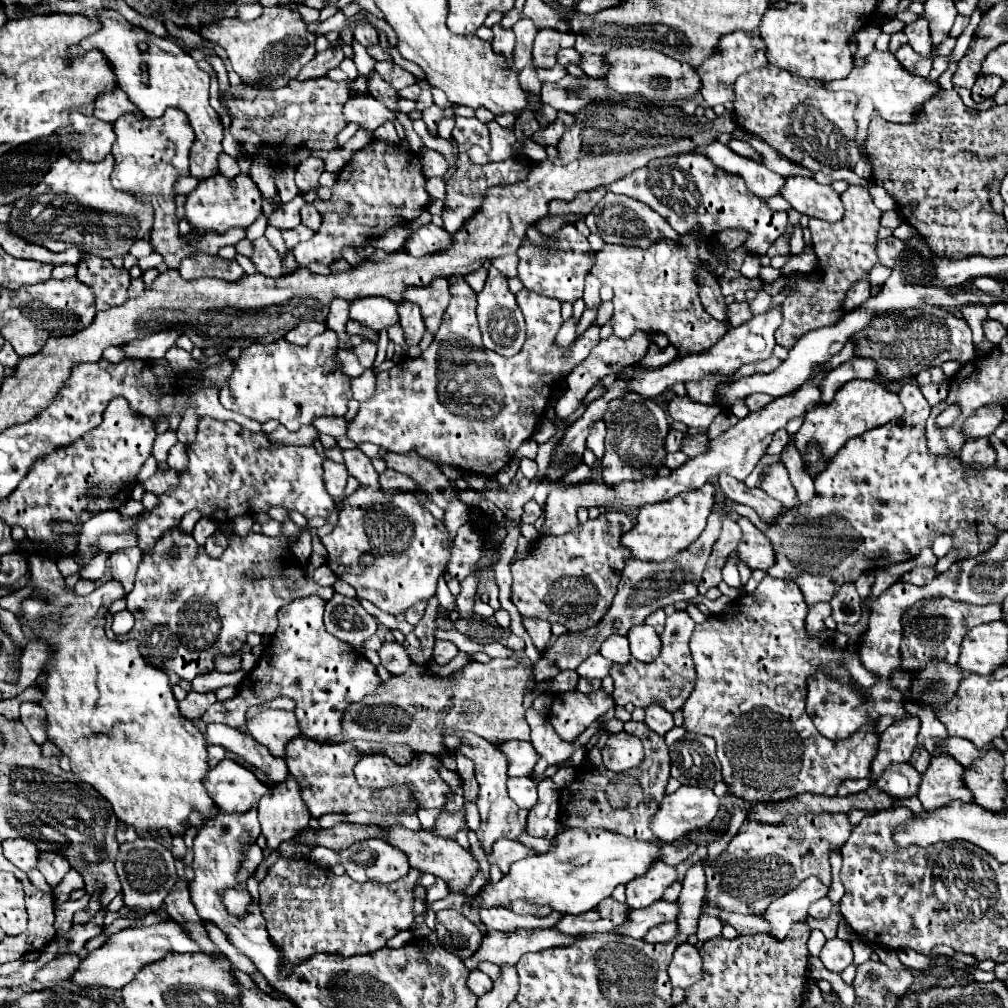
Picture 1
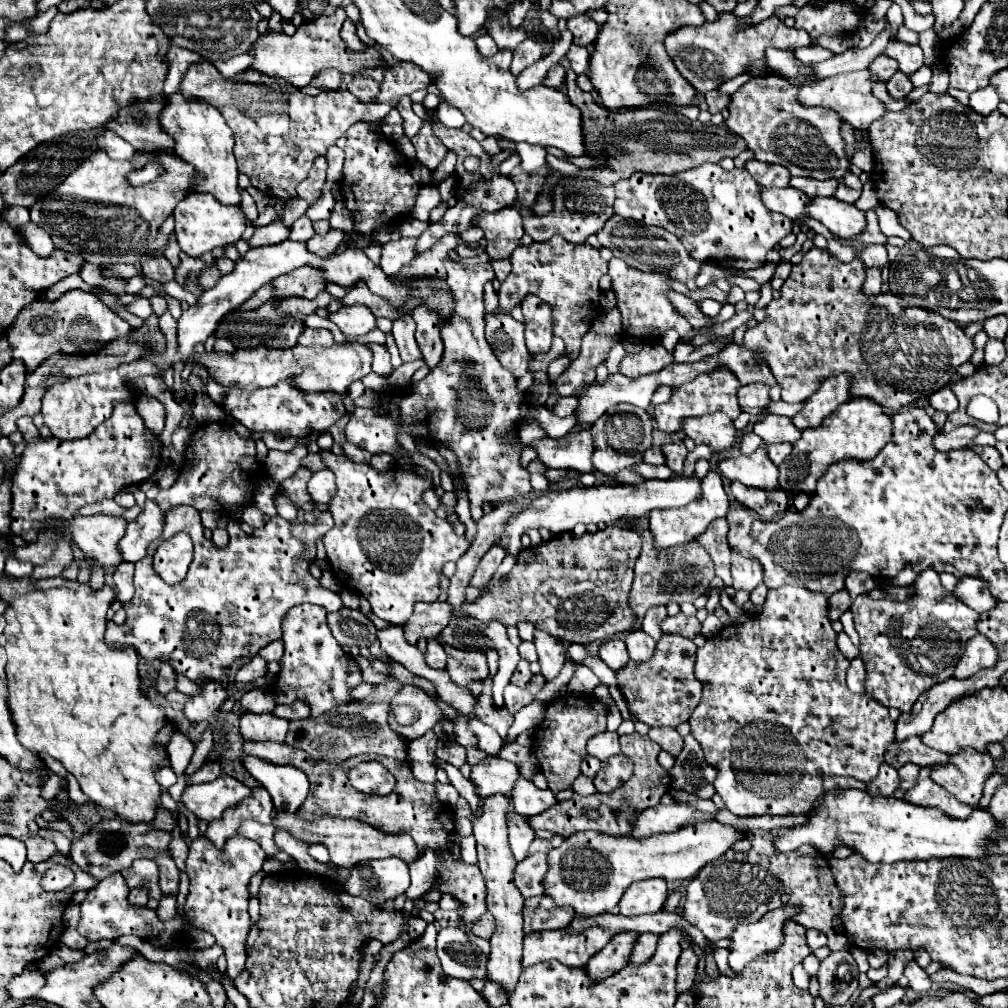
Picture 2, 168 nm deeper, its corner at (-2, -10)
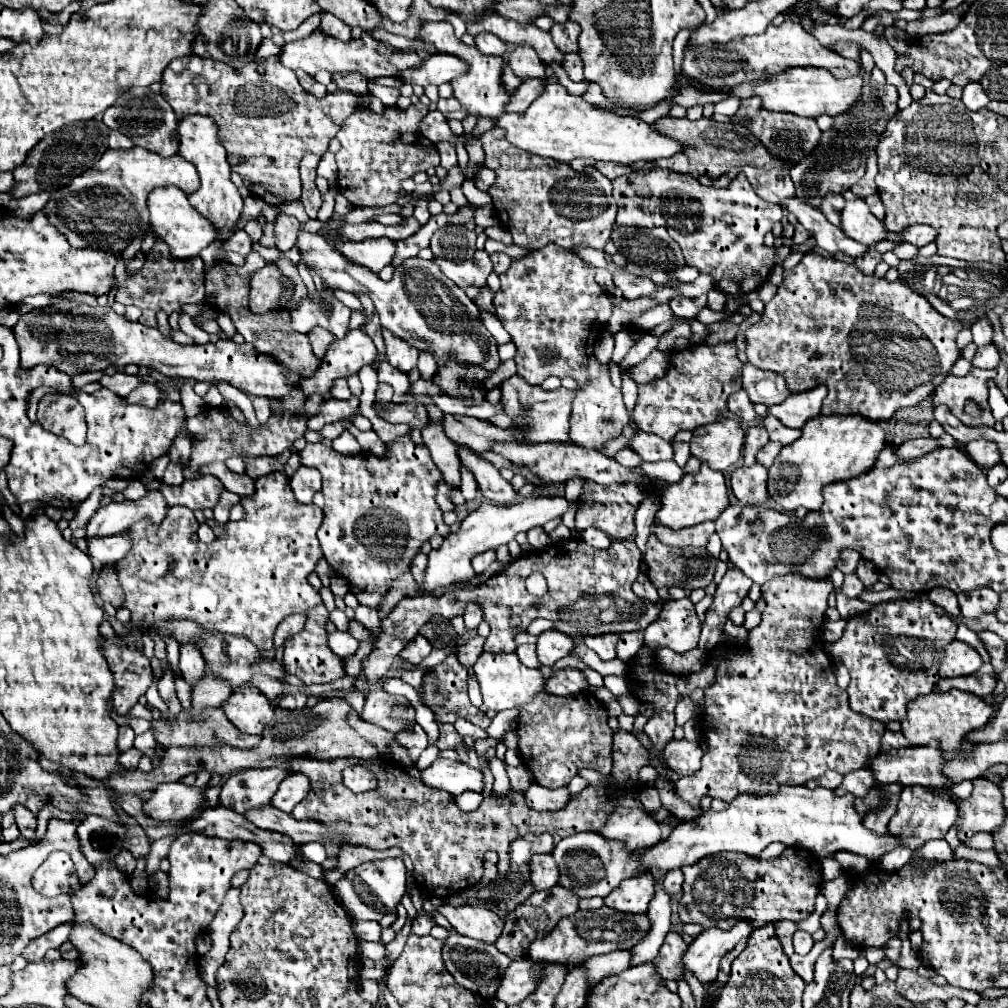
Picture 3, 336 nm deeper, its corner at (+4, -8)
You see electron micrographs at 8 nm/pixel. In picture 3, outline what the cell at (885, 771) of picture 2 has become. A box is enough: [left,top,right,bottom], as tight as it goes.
[836,768,876,798]

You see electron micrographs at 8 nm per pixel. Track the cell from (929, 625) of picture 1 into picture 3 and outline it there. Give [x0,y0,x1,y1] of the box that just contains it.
[826,594,956,722]

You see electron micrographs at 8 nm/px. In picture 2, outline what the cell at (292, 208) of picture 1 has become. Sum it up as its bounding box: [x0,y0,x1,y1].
[248,220,290,248]

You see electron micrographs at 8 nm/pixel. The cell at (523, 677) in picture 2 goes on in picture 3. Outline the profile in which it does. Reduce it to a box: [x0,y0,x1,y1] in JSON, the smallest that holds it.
[474,652,612,790]

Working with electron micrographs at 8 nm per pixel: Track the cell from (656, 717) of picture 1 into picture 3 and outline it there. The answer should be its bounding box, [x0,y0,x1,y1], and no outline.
[664,738,702,776]

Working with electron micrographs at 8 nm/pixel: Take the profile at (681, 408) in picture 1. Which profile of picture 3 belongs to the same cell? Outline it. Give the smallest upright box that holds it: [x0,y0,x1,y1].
[690,418,742,470]

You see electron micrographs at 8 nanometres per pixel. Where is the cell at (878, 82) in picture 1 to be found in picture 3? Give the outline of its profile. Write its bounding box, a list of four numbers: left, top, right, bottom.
[754,66,863,118]

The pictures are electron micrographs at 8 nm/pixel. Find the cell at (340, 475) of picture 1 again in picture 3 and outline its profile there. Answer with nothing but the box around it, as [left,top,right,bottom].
[290,466,322,504]

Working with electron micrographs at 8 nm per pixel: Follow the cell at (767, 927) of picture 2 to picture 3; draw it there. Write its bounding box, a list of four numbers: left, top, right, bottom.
[686,920,754,982]

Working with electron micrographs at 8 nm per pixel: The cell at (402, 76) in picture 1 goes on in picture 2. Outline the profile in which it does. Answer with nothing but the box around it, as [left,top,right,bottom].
[180,58,432,200]

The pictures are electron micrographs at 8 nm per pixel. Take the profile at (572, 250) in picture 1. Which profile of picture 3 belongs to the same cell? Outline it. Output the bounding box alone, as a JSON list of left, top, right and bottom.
[494,244,632,450]

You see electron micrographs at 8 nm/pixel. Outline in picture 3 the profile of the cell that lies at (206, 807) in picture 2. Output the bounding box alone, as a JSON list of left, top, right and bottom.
[144,782,206,820]

